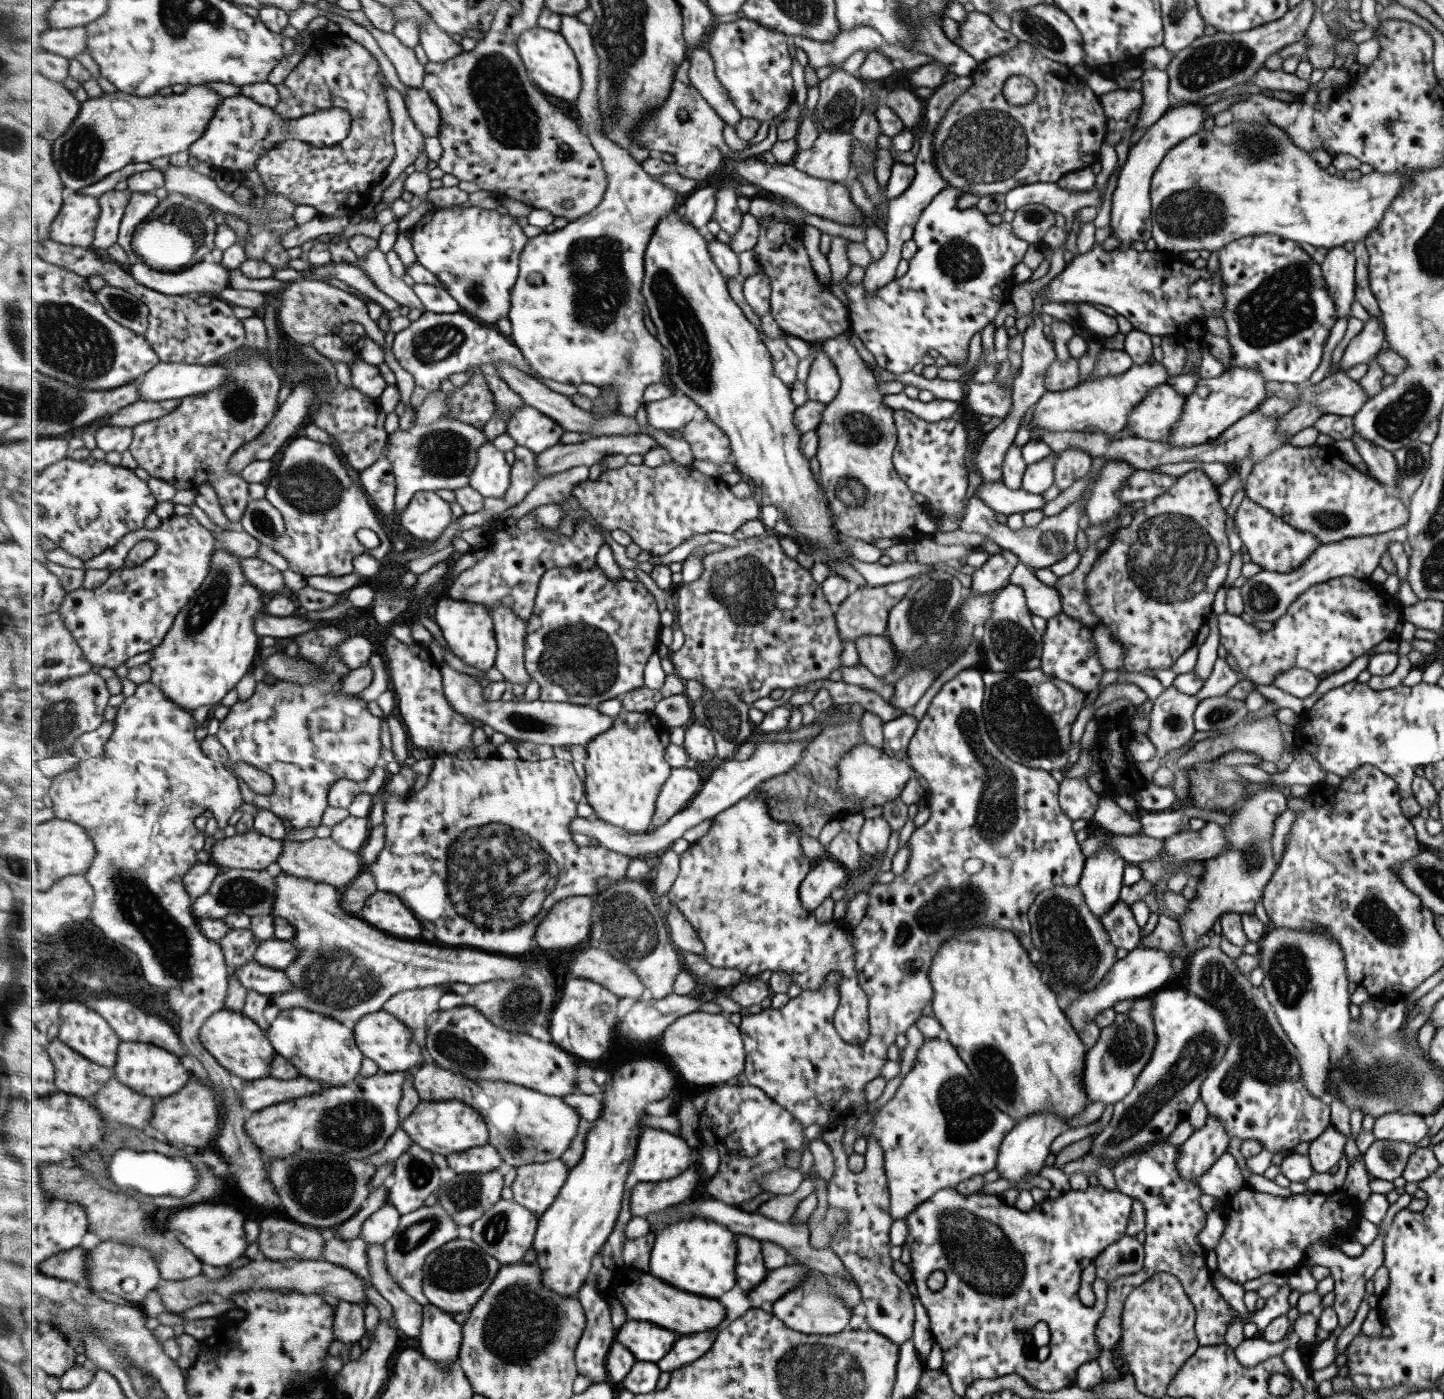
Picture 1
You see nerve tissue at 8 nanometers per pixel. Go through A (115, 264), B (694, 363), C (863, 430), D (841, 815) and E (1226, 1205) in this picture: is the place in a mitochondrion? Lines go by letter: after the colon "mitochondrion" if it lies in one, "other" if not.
A: other
B: mitochondrion
C: mitochondrion
D: other
E: other

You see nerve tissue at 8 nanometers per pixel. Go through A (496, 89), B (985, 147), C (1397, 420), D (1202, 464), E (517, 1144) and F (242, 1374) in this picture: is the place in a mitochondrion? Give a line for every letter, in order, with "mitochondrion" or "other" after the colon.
A: mitochondrion
B: mitochondrion
C: mitochondrion
D: other
E: mitochondrion
F: other

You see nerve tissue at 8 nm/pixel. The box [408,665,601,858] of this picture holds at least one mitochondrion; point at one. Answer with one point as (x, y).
(524, 722)

